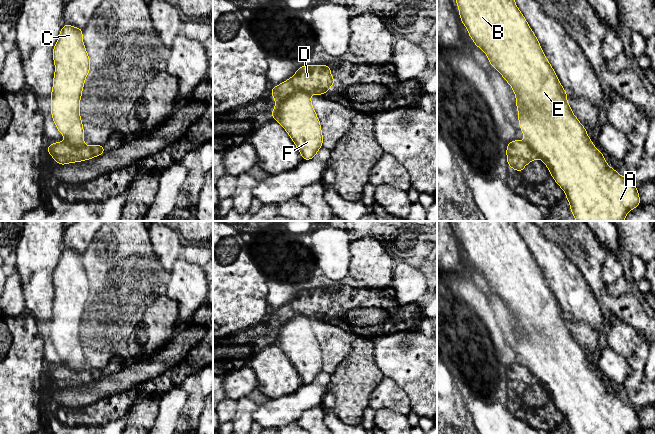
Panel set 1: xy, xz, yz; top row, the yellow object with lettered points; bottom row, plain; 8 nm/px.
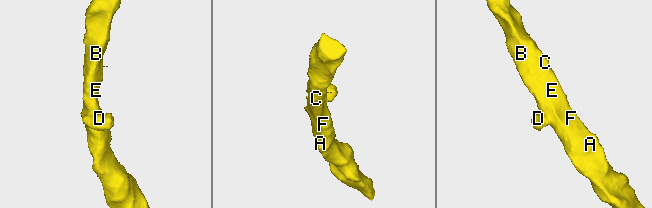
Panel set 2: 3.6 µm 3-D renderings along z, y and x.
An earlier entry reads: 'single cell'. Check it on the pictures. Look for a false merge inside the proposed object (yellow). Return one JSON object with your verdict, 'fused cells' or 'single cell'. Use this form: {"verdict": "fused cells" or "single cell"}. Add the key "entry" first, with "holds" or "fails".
{"entry": "fails", "verdict": "fused cells"}

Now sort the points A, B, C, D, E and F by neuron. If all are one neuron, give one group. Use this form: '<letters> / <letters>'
A B C E F / D

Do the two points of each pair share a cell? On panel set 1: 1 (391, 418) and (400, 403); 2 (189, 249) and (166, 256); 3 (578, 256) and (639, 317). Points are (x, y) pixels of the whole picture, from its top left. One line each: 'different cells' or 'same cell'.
1: different cells
2: different cells
3: same cell

